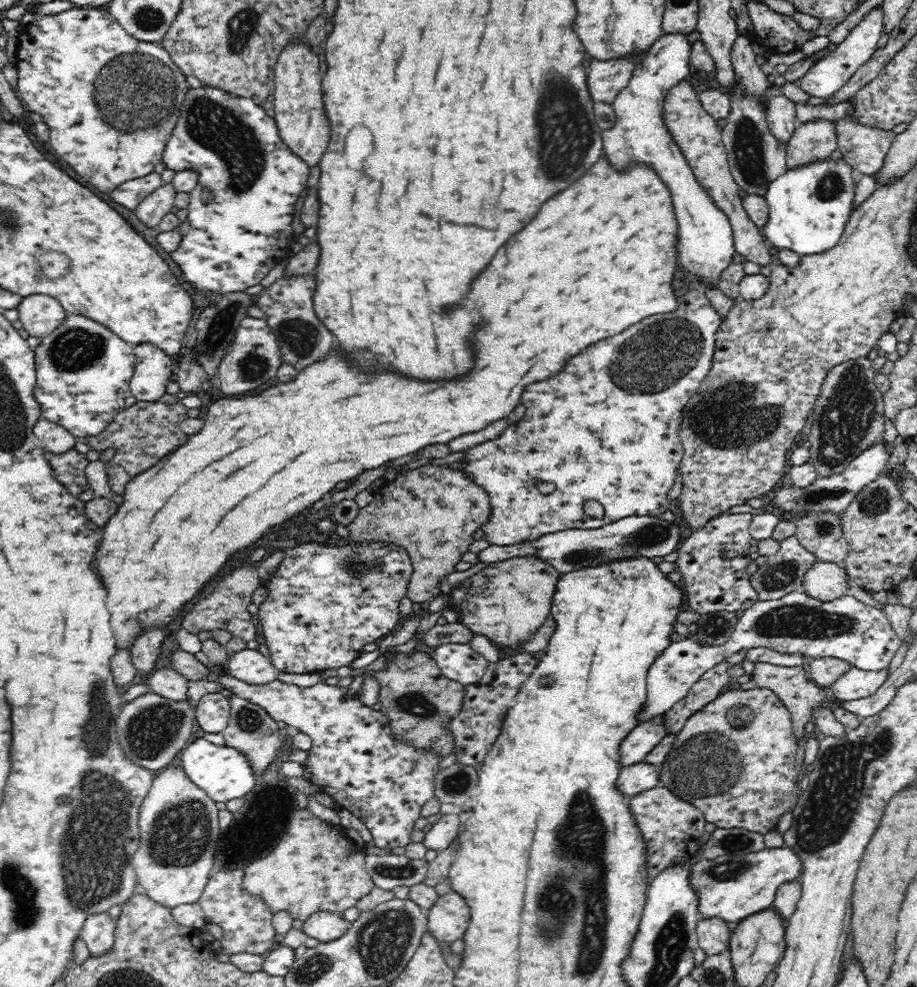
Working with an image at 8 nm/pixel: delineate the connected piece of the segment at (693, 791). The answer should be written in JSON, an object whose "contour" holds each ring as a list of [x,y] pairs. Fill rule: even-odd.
{"contour":[[[769,688],[753,689],[728,689],[720,693],[712,702],[706,703],[700,710],[690,715],[680,732],[677,732],[675,741],[672,743],[670,752],[666,755],[664,762],[659,766],[658,787],[666,787],[676,797],[694,805],[707,822],[716,824],[717,828],[745,828],[752,832],[758,832],[765,835],[770,830],[774,830],[780,817],[795,807],[798,797],[801,795],[801,789],[798,787],[800,779],[800,767],[796,765],[797,736],[794,734],[792,718],[786,705],[778,698],[778,695]]]}

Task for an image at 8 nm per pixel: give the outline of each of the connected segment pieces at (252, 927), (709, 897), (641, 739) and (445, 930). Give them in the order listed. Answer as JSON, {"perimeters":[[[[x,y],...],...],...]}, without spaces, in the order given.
{"perimeters":[[[[240,868],[216,872],[209,877],[206,888],[197,902],[200,903],[205,918],[222,928],[223,933],[219,940],[221,950],[225,954],[248,952],[261,955],[269,951],[274,946],[274,942],[276,943],[280,939],[274,929],[272,911],[268,909],[264,899],[242,889],[242,878],[244,878],[244,871]]],[[[764,848],[748,854],[726,854],[716,858],[695,858],[691,864],[690,886],[698,895],[699,918],[721,918],[724,922],[740,922],[743,918],[773,906],[778,887],[786,881],[800,880],[803,869],[798,855],[790,848]]],[[[663,714],[636,725],[619,746],[620,758],[617,764],[626,767],[644,761],[666,734]]],[[[451,891],[439,896],[432,908],[425,911],[428,917],[426,931],[430,931],[438,941],[453,942],[464,936],[470,924],[470,906],[466,897]]]]}

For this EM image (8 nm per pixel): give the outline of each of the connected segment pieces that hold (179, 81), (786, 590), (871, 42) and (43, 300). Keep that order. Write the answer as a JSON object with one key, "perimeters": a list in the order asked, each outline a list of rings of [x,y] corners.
{"perimeters":[[[[74,6],[72,9],[54,14],[54,16],[38,16],[34,22],[23,26],[23,30],[19,34],[15,63],[18,69],[17,96],[22,101],[24,108],[27,112],[38,113],[42,116],[42,120],[50,129],[49,143],[52,148],[66,164],[72,167],[75,174],[92,184],[93,188],[110,194],[123,182],[151,174],[155,170],[155,166],[163,162],[164,148],[176,128],[189,84],[186,82],[187,76],[181,72],[181,69],[172,61],[170,53],[159,42],[144,42],[128,35],[106,7],[95,9]]],[[[796,536],[786,538],[778,553],[770,555],[768,562],[752,574],[750,585],[758,593],[760,601],[782,598],[802,589],[804,576],[816,561]]],[[[881,6],[874,8],[866,14],[855,28],[846,36],[841,44],[836,46],[834,52],[818,60],[806,75],[799,81],[800,88],[811,97],[832,97],[846,82],[853,78],[860,66],[870,61],[874,52],[878,49],[878,41],[883,33],[883,10]]],[[[45,294],[24,296],[17,310],[24,330],[38,338],[46,338],[68,316],[59,300]]]]}

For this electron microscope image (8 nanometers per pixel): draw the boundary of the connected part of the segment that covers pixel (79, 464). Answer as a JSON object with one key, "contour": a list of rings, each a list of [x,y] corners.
{"contour":[[[70,448],[68,452],[62,454],[45,451],[44,456],[53,470],[54,478],[63,484],[72,496],[88,490],[88,479],[84,471],[89,461],[85,454]]]}

